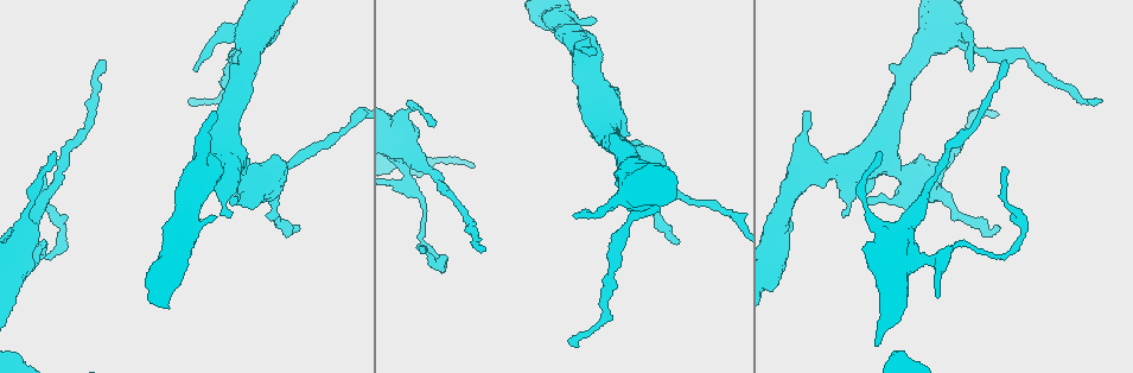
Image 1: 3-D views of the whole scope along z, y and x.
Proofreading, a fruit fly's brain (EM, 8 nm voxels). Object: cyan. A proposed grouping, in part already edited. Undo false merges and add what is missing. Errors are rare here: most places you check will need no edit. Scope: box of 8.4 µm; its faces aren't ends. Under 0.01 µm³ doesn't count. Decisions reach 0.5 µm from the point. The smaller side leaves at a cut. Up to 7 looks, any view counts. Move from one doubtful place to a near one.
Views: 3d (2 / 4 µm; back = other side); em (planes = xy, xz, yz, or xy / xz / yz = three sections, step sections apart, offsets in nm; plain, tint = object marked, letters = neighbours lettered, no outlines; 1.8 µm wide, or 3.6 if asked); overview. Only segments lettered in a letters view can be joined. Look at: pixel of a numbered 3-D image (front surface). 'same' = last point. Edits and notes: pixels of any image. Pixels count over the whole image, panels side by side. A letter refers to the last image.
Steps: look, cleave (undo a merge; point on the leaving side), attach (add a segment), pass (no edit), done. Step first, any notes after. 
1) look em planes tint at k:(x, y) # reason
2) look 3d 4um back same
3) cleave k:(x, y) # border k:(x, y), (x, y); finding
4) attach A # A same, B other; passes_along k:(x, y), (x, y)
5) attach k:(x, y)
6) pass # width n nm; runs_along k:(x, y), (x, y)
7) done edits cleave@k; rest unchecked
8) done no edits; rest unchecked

look em planes tint at 1:(678, 243) # tapers out

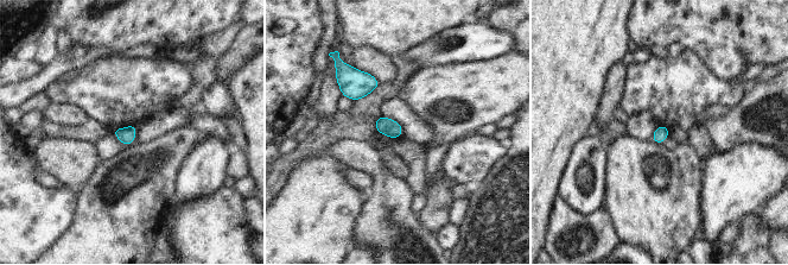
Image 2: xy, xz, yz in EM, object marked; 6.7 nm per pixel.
look em planes letters same # what lies round it

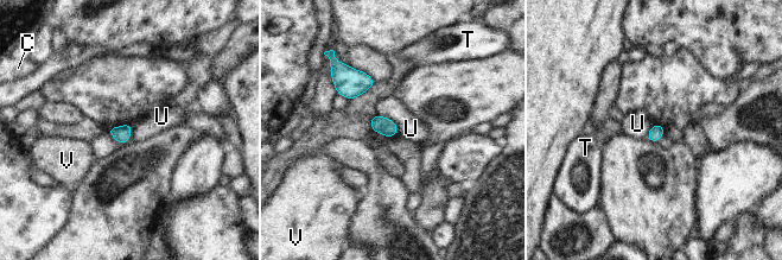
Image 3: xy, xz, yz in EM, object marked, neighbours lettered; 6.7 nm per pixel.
pass # width 90 nm; C other, T other, U other, V other; border 3:(376, 113), (389, 118), (398, 133); no lettered segment goes on from it

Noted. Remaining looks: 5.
look 3d 2um back at 1:(806, 111) # an open end

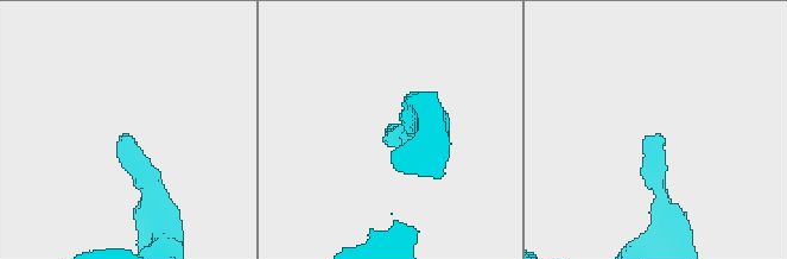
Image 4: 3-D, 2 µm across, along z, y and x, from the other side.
look em planes letters at 4:(658, 136) # now the EM

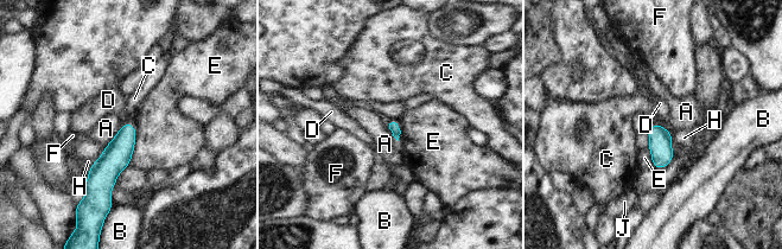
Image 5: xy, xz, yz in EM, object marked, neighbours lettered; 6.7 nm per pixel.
pass # longest_contact E 300 nm; A other, B other, C other, D other, E other, F other, H other, J other; no lettered segment goes on from it

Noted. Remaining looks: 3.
look 3d 4um at 1:(197, 69) # branch stops here

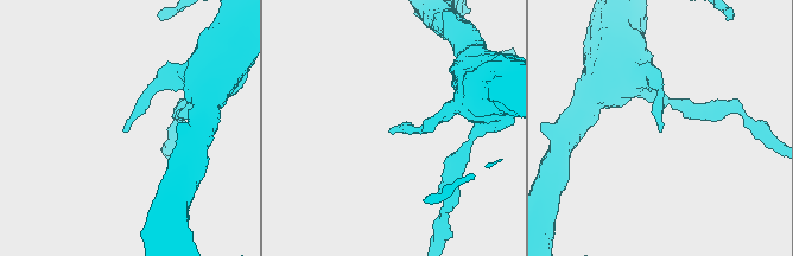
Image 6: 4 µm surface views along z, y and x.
look em xz step 4 letters at 6:(125, 129) # shape alone is not enough

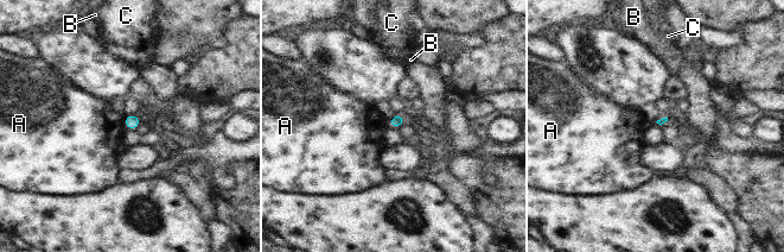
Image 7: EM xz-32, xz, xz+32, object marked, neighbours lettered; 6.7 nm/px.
look em planes letters same

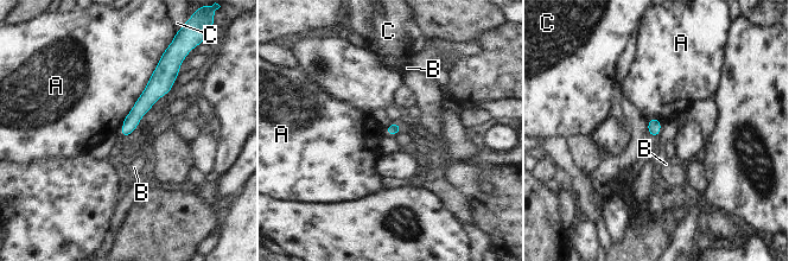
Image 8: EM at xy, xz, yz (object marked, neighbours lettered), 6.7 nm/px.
pass # A other, B other, C other; border 8:(160, 57), (144, 91), (118, 133); none of them fits

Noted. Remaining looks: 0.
done no edits; rest unchecked

